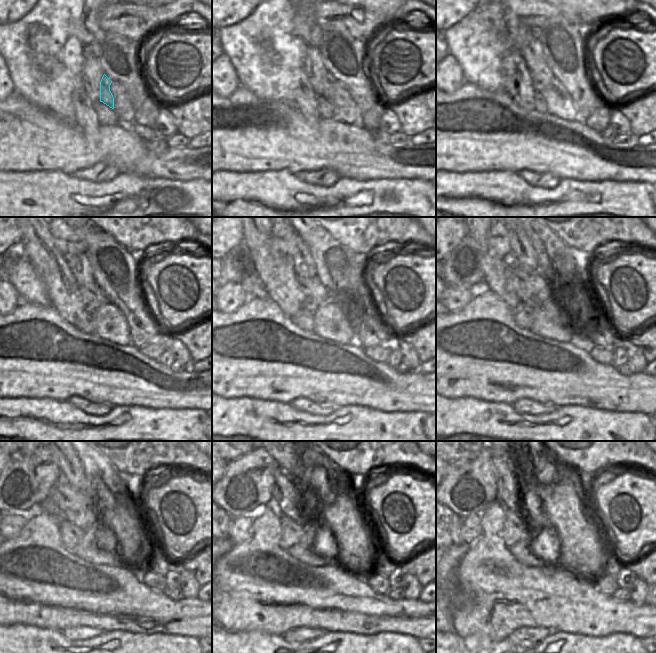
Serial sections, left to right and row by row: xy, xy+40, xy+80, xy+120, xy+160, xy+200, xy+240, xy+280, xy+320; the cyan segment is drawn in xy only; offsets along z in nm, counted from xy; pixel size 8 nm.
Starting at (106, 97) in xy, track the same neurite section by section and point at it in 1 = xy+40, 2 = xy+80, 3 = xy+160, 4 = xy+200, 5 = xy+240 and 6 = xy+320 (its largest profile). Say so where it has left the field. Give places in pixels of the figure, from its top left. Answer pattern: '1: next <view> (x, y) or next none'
1: next xy+40 (328, 80)
2: next xy+80 (541, 80)
3: next xy+160 (314, 295)
4: next xy+200 (533, 290)
5: next xy+240 (77, 507)
6: next xy+320 (507, 494)

